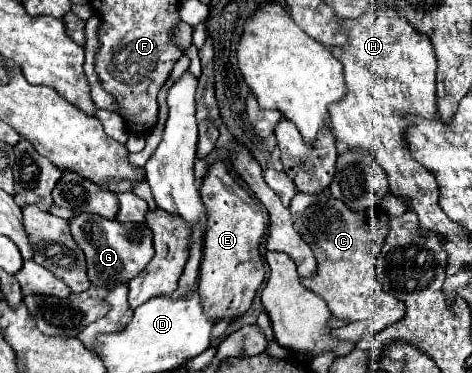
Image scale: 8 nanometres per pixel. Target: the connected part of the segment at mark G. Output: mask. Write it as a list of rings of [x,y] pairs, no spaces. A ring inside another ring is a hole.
[[[78,214],[68,220],[70,234],[76,244],[82,248],[86,256],[86,270],[92,286],[114,288],[116,284],[126,284],[132,280],[142,268],[152,260],[154,246],[152,246],[152,232],[146,224],[134,222],[118,222],[108,220],[96,214]]]

